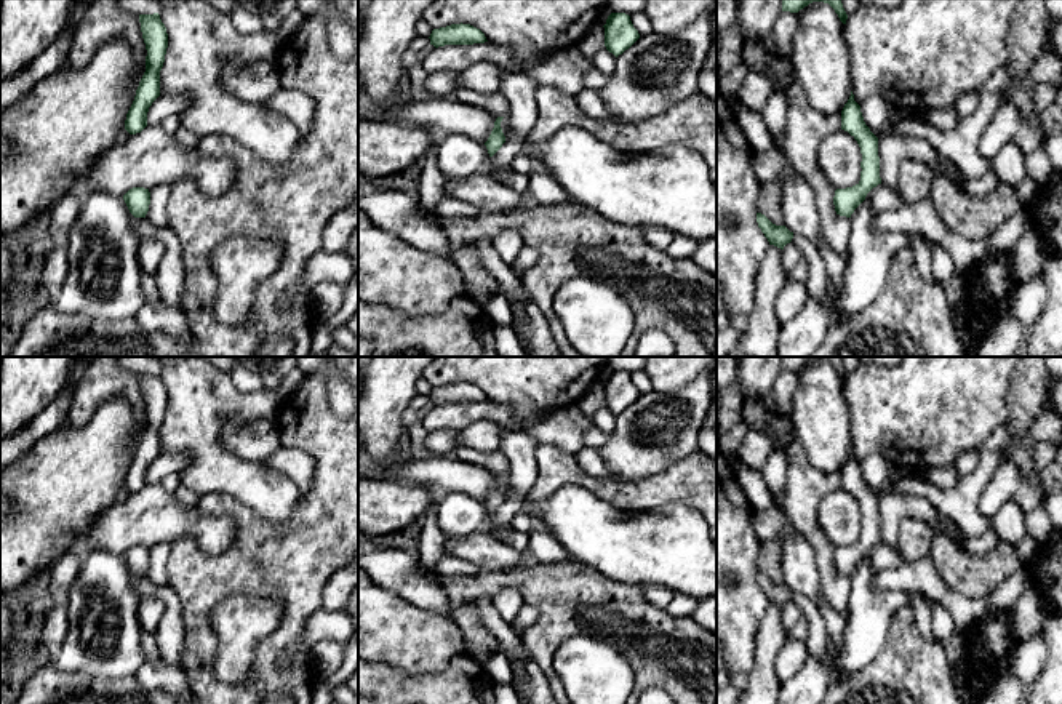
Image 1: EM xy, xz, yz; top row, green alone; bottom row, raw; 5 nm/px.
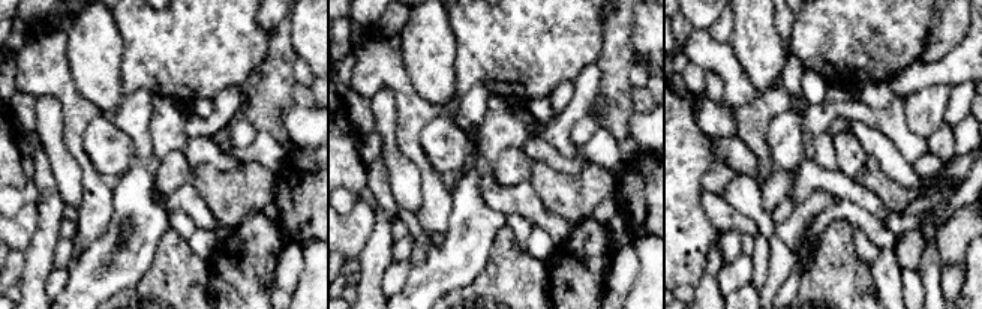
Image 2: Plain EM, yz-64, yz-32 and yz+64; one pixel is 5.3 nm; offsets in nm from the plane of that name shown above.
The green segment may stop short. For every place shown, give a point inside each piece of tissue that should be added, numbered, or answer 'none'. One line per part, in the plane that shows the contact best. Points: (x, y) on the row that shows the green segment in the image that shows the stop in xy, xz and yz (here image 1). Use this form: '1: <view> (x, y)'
none

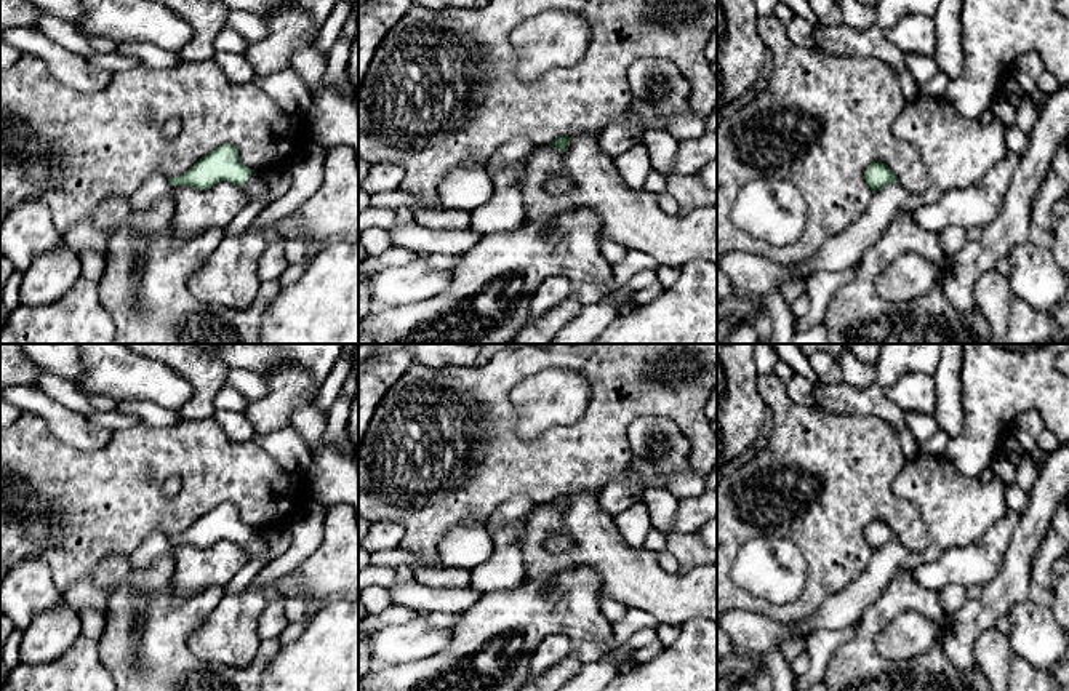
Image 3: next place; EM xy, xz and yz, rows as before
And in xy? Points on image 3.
1: xy (255, 186)

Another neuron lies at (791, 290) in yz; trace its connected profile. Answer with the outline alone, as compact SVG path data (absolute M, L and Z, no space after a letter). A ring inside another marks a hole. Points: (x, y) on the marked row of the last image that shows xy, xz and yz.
M786 282L779 288L779 293L781 293L784 302L789 306L789 309L802 291L803 291L803 283L802 282Z

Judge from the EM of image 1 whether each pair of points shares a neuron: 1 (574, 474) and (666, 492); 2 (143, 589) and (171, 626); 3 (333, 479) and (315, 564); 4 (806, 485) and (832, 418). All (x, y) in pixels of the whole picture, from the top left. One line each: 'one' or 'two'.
1: one
2: one
3: one
4: two

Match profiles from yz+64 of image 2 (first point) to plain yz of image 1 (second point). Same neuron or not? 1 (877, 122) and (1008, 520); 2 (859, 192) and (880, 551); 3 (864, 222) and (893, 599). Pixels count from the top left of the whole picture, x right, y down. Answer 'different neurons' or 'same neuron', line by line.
1: different neurons
2: same neuron
3: same neuron

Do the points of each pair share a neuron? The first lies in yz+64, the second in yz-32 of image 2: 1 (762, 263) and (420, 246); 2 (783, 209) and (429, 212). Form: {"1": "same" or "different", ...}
{"1": "same", "2": "same"}

